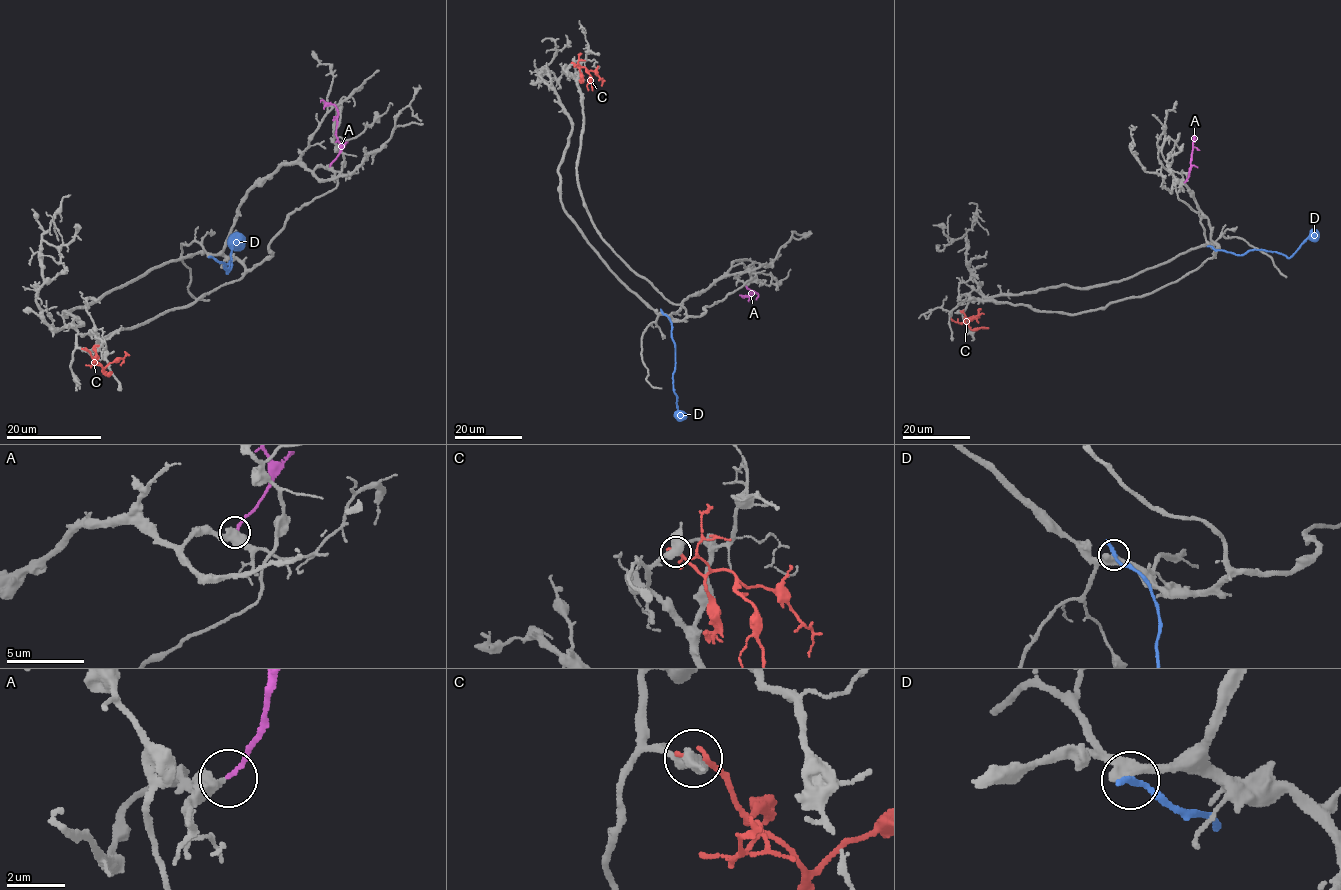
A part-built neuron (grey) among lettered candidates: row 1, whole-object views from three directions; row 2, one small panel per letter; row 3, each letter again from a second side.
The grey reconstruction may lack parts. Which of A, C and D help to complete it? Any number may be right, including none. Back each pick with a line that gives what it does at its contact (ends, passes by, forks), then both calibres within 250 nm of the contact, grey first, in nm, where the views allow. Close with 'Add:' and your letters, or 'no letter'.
A: It ends there. Thickness 360 nm (grey) against 140 nm
Add: A

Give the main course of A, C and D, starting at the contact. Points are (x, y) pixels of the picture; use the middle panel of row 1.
A: (746, 287), (753, 292), (740, 295)
C: (573, 63), (579, 68), (592, 70), (602, 80), (601, 85)
D: (662, 313), (671, 323), (675, 348), (673, 392), (683, 420)

